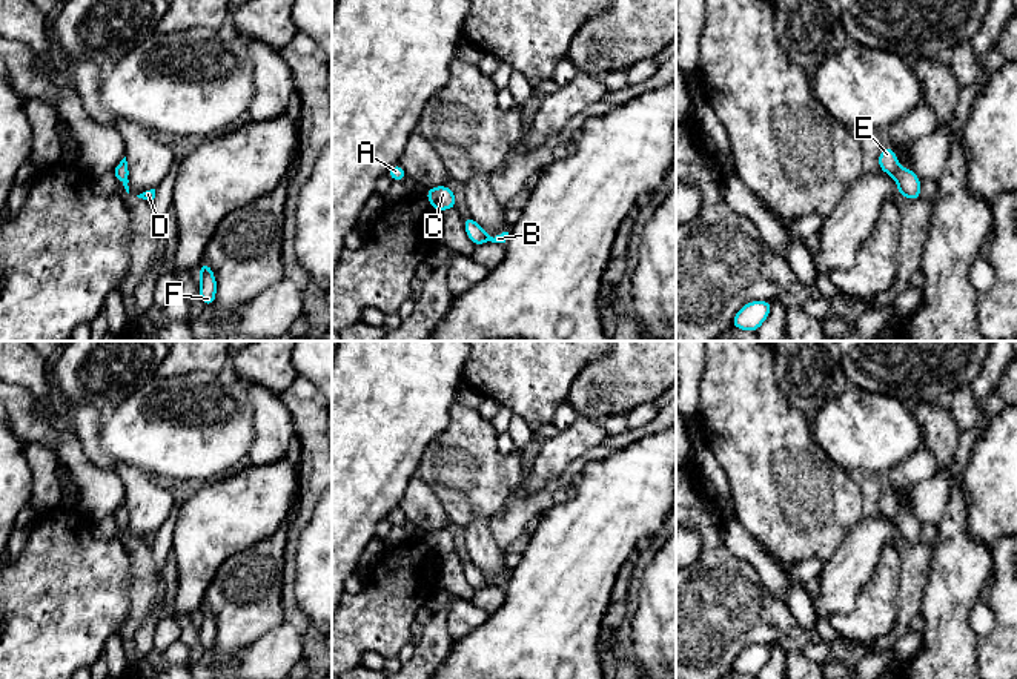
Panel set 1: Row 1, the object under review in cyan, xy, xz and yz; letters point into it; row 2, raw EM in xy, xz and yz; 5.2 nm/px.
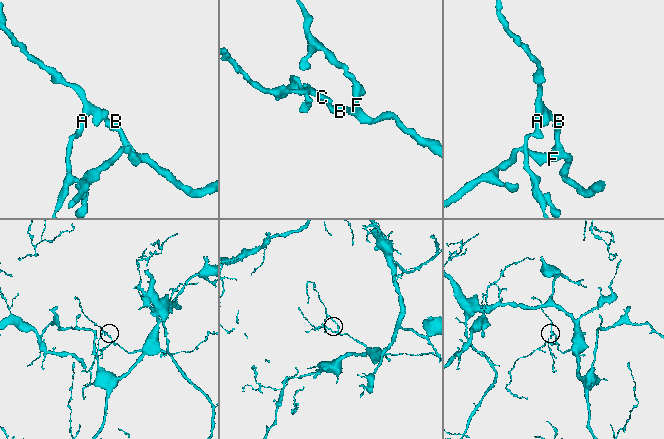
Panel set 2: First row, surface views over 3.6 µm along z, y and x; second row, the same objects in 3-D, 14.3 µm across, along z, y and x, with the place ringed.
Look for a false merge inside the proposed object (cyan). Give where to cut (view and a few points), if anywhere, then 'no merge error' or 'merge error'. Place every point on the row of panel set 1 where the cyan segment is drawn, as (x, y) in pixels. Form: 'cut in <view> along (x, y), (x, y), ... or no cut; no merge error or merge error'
no cut; no merge error

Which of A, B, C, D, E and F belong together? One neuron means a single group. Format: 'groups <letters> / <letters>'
groups A B C D E F

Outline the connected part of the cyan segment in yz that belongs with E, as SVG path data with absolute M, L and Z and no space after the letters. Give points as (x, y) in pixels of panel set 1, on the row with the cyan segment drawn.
M891 146L882 147L879 154L879 169L891 175L897 181L899 195L909 200L920 200L920 178L911 169L899 164L896 152Z

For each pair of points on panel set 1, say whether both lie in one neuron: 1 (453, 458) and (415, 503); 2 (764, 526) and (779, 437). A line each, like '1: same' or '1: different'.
1: different
2: same

